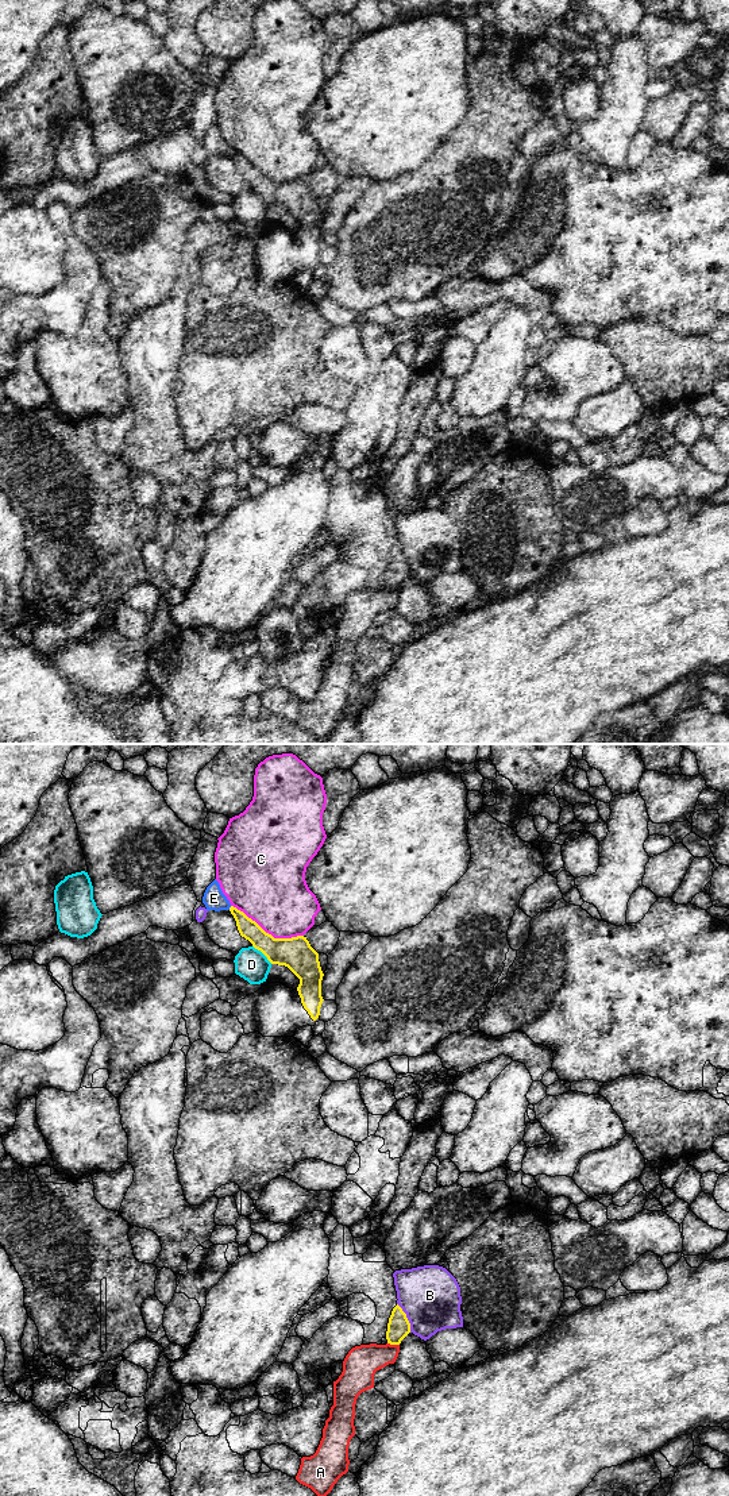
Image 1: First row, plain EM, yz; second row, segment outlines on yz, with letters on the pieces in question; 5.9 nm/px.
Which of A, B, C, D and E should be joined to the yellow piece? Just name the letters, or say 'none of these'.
none of these

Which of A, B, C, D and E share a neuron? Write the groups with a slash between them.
A / B / C / D / E

